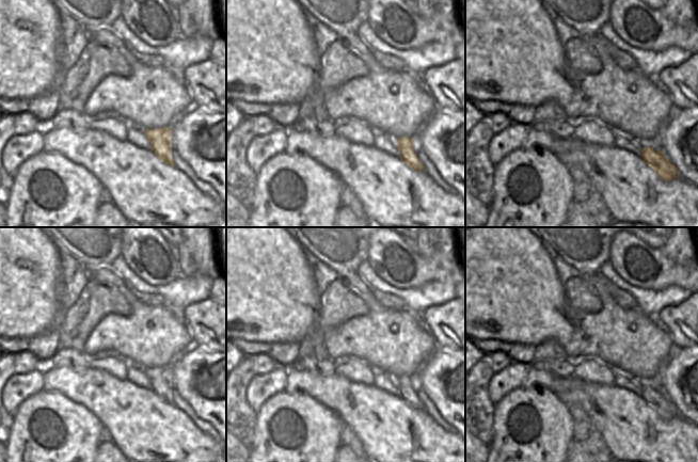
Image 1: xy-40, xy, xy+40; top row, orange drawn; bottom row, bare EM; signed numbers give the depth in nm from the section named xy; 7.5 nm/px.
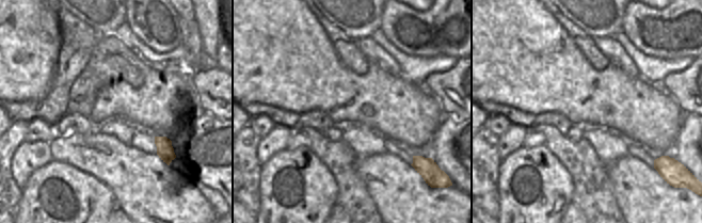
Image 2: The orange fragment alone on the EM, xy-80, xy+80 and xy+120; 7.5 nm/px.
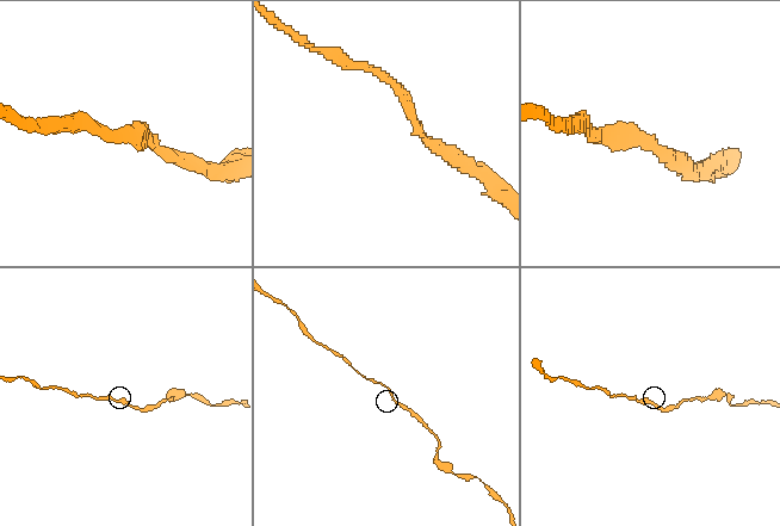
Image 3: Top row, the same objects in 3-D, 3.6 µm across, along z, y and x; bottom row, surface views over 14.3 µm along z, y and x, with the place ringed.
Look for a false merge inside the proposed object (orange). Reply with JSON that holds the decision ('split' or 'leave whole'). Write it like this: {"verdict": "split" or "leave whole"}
{"verdict": "leave whole"}

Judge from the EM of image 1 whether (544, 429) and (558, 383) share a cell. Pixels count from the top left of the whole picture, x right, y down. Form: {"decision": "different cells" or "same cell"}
{"decision": "different cells"}

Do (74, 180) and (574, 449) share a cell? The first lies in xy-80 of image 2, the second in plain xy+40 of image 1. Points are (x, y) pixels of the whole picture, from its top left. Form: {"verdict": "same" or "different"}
{"verdict": "different"}

